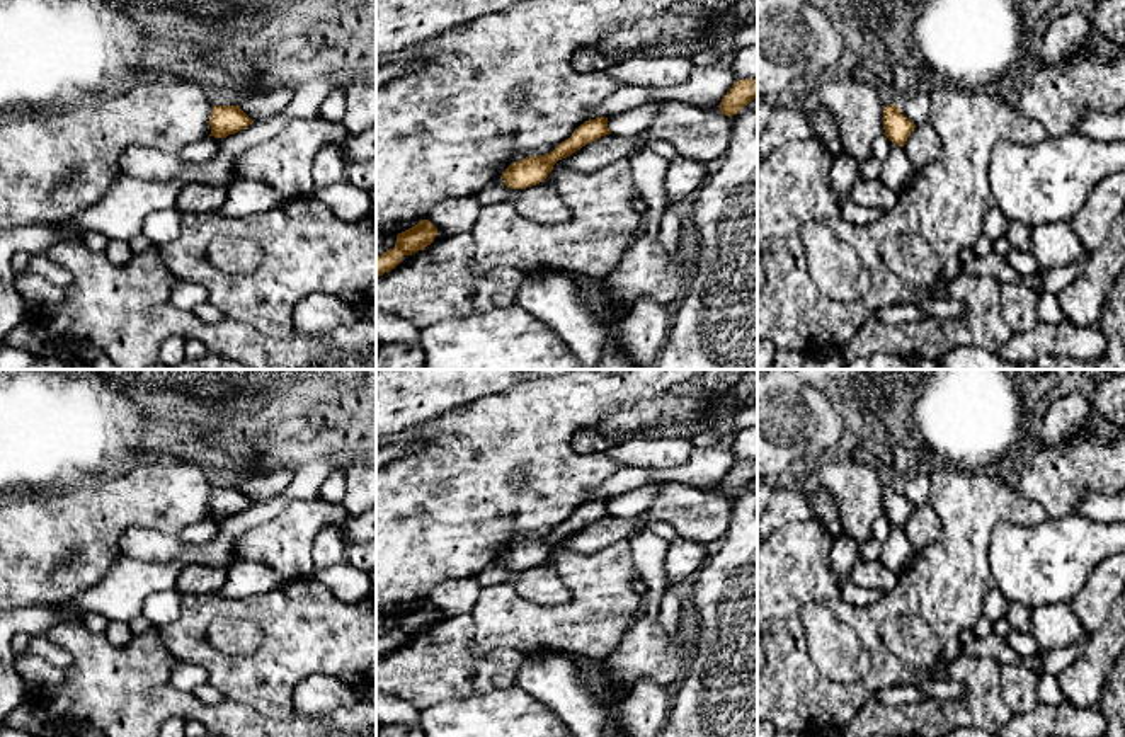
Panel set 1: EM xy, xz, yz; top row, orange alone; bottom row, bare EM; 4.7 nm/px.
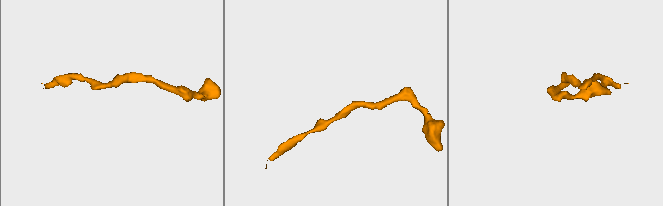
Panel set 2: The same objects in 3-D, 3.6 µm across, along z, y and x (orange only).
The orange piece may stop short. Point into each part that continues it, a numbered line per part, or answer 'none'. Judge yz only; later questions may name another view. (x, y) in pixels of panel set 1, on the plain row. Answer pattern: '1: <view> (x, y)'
none

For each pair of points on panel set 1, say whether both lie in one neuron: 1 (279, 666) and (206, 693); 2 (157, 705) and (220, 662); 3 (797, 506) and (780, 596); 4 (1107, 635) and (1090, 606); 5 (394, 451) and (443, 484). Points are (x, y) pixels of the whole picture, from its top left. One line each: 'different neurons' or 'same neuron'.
1: different neurons
2: different neurons
3: different neurons
4: different neurons
5: different neurons

